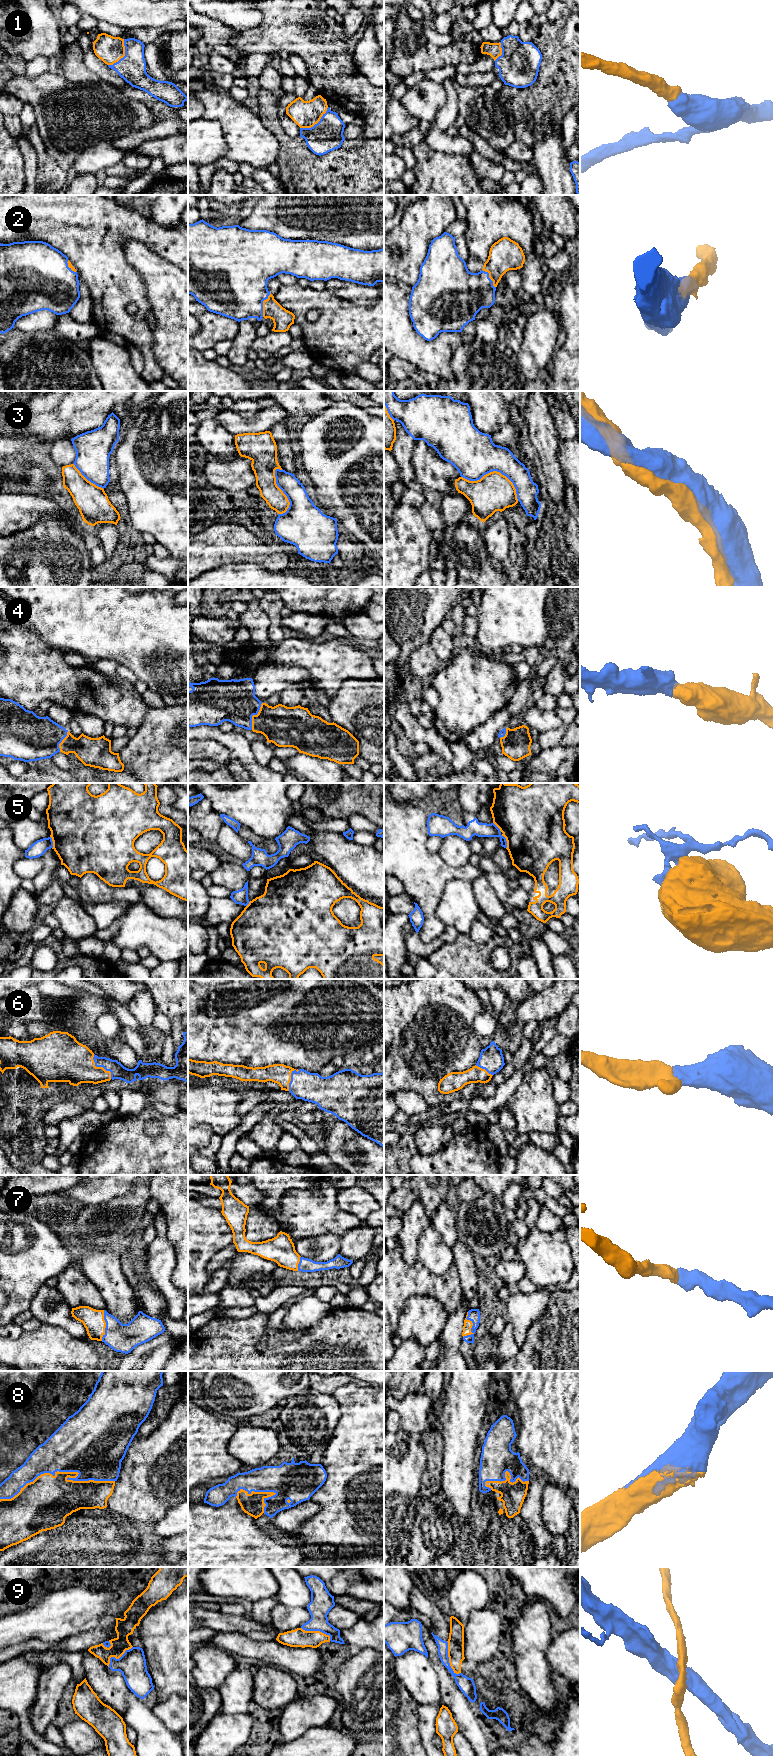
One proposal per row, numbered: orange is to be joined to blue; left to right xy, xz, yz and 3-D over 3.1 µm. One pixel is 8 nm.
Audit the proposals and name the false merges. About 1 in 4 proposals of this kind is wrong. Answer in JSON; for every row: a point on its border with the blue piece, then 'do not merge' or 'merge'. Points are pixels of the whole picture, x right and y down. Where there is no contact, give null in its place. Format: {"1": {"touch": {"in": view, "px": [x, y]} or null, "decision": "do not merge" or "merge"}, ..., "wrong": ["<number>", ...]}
{"1": {"touch": {"in": "xz", "px": [317, 123]}, "decision": "merge"}, "2": {"touch": {"in": "xz", "px": [262, 305]}, "decision": "merge"}, "3": {"touch": {"in": "yz", "px": [495, 470]}, "decision": "merge"}, "4": {"touch": {"in": "xz", "px": [253, 714]}, "decision": "merge"}, "5": {"touch": {"in": "yz", "px": [506, 841]}, "decision": "do not merge"}, "6": {"touch": {"in": "xy", "px": [100, 1066]}, "decision": "merge"}, "7": {"touch": {"in": "yz", "px": [472, 1326]}, "decision": "merge"}, "8": {"touch": {"in": "xy", "px": [63, 1471]}, "decision": "merge"}, "9": {"touch": {"in": "yz", "px": [448, 1658]}, "decision": "do not merge"}, "wrong": ["5", "9"]}

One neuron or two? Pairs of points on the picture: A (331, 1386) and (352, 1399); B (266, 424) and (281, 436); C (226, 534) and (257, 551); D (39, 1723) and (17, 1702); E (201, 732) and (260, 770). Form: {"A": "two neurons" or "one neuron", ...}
{"A": "two neurons", "B": "two neurons", "C": "one neuron", "D": "two neurons", "E": "one neuron"}

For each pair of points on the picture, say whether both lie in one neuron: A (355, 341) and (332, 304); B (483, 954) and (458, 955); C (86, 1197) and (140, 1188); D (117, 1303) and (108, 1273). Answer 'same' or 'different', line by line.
A: same
B: same
C: different
D: same

